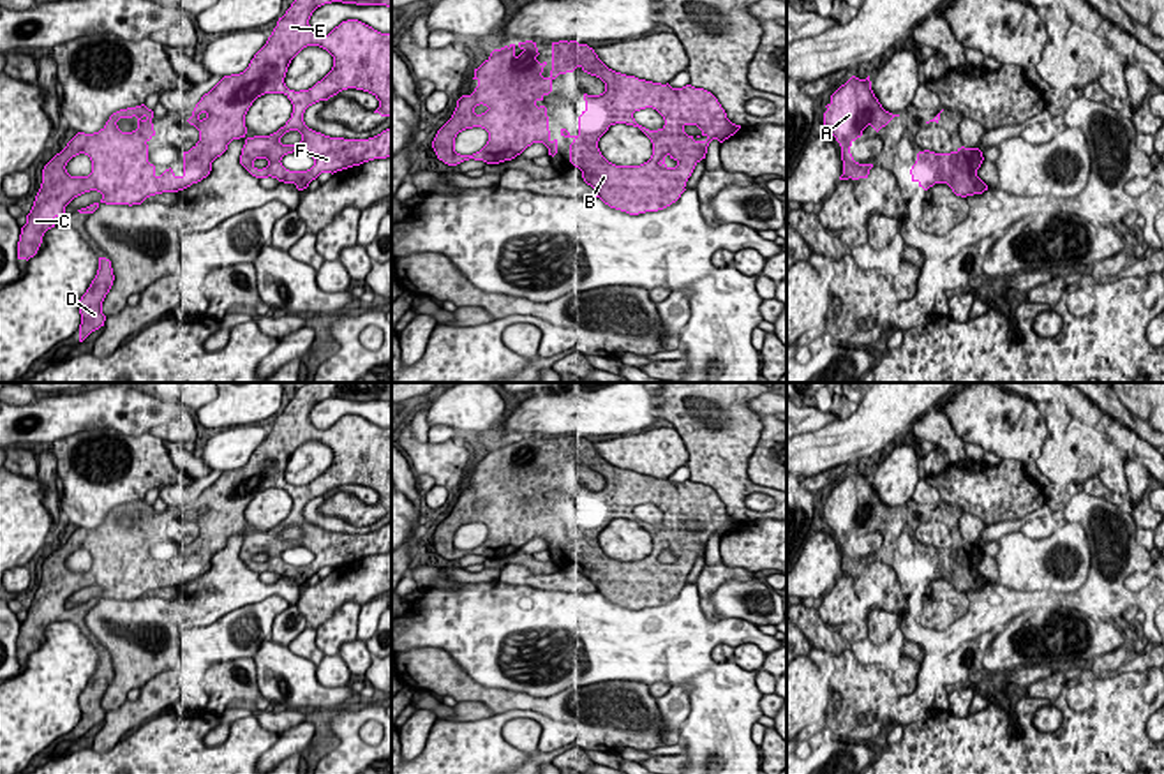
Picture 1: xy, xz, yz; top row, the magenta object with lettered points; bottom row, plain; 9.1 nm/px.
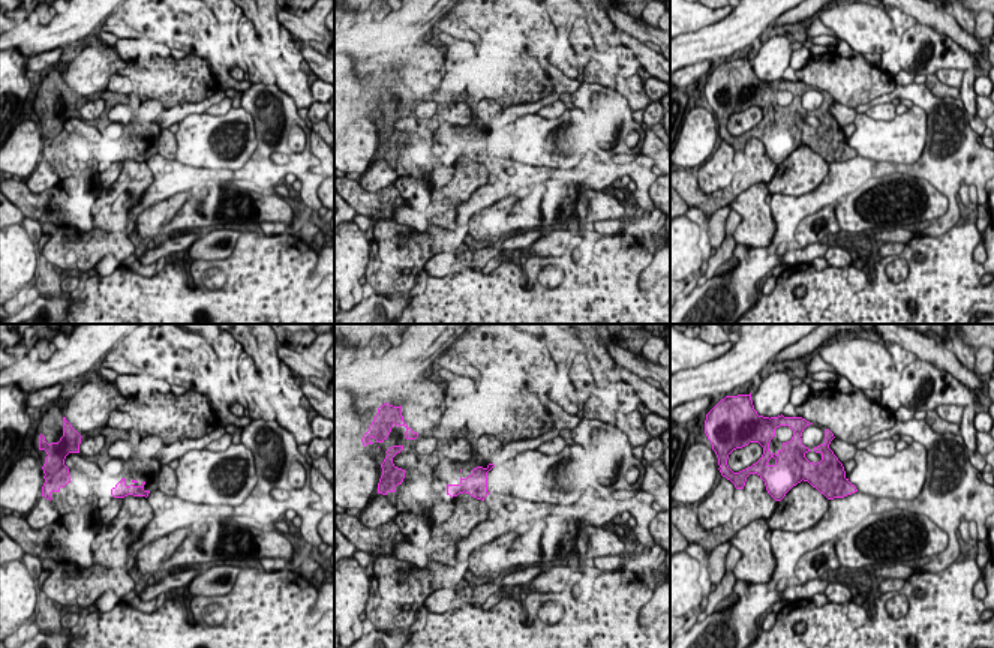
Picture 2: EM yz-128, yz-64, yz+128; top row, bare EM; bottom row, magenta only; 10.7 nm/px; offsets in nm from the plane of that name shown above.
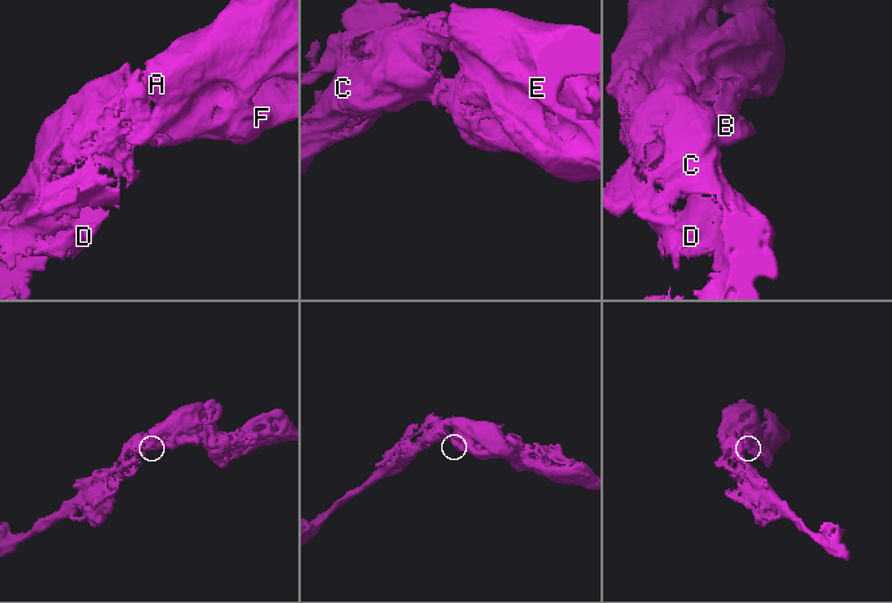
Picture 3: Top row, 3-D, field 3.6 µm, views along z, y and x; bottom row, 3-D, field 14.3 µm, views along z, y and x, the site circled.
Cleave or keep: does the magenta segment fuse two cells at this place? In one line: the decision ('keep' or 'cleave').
keep

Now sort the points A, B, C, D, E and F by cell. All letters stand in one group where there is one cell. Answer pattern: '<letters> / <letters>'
A B C D E F

